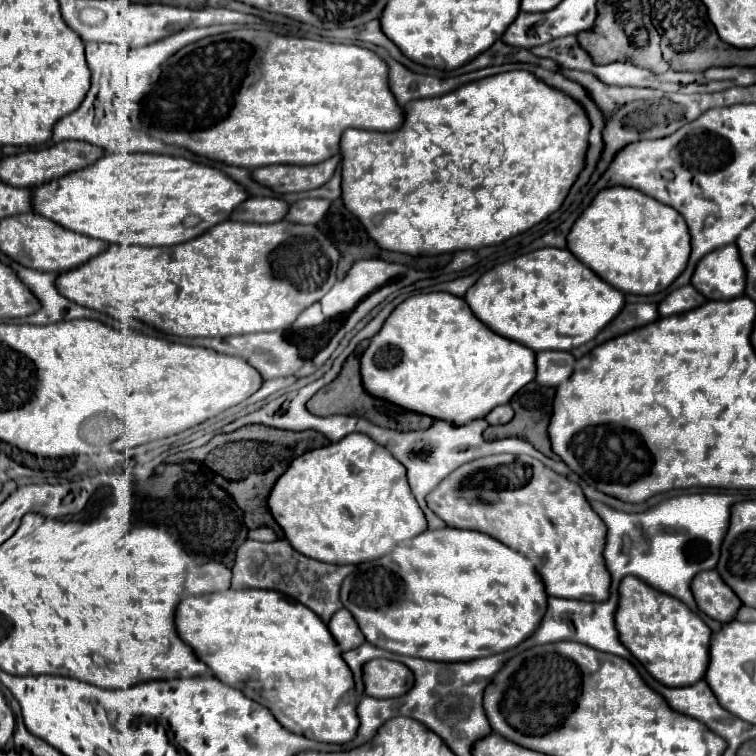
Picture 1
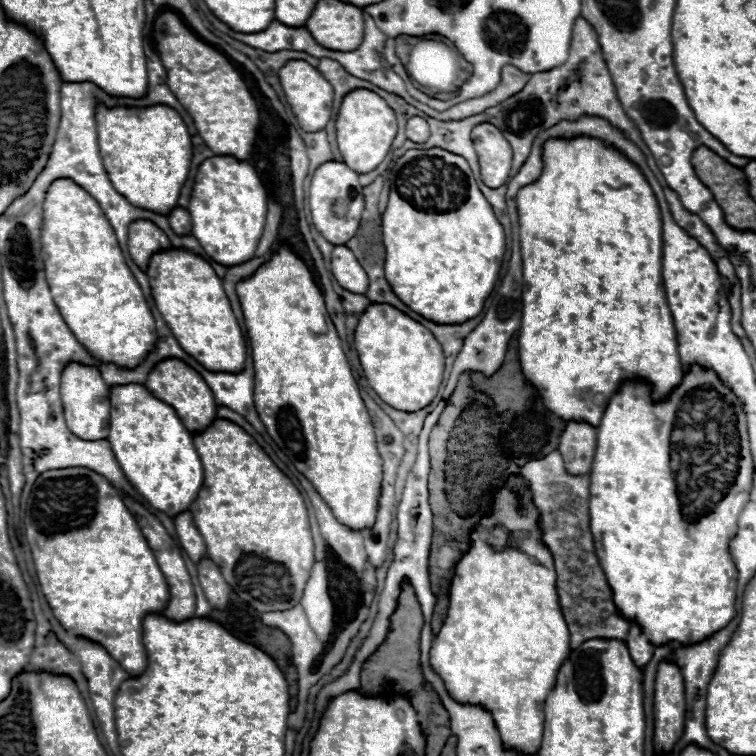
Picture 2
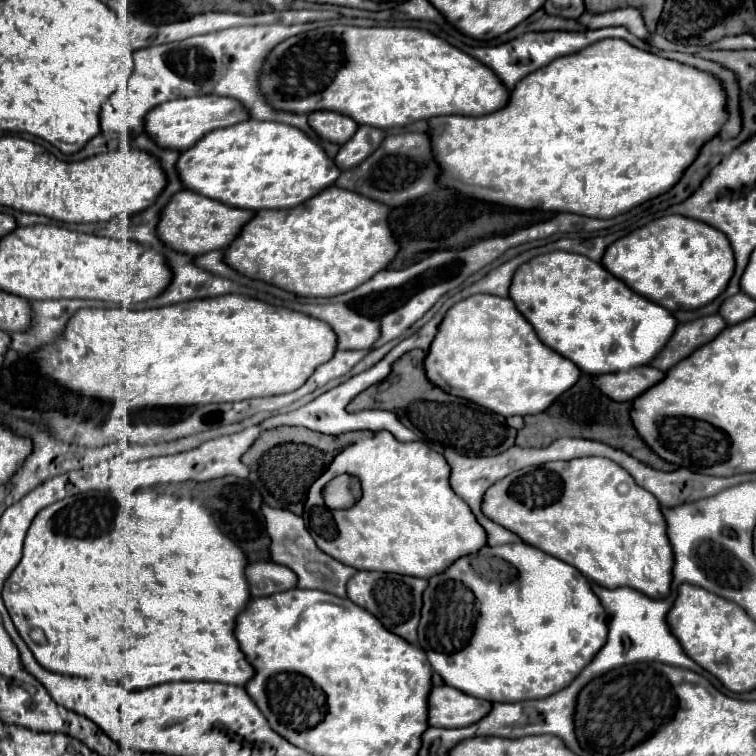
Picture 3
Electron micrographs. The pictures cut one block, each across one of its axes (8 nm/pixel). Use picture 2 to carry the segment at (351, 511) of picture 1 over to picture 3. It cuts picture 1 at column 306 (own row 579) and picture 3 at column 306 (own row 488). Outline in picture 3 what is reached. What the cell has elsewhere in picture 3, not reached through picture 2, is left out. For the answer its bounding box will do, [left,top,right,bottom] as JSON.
[304,432,486,578]

